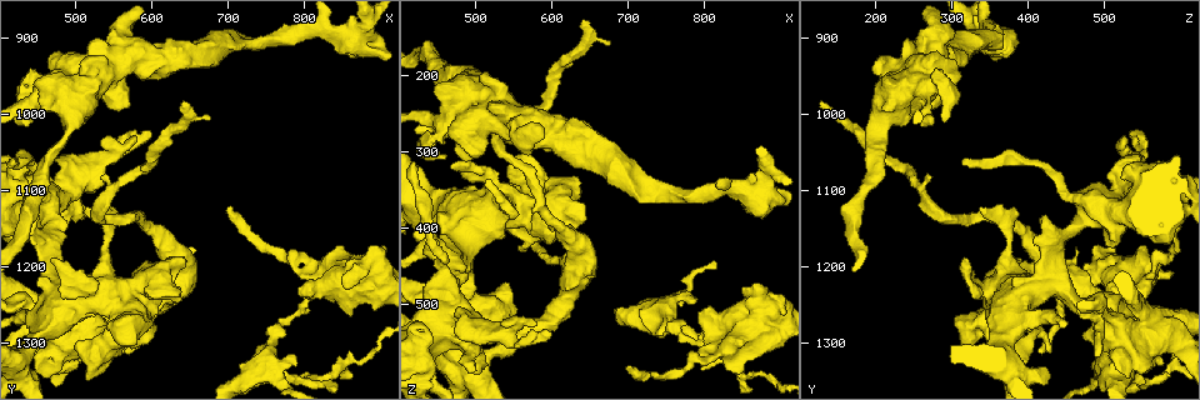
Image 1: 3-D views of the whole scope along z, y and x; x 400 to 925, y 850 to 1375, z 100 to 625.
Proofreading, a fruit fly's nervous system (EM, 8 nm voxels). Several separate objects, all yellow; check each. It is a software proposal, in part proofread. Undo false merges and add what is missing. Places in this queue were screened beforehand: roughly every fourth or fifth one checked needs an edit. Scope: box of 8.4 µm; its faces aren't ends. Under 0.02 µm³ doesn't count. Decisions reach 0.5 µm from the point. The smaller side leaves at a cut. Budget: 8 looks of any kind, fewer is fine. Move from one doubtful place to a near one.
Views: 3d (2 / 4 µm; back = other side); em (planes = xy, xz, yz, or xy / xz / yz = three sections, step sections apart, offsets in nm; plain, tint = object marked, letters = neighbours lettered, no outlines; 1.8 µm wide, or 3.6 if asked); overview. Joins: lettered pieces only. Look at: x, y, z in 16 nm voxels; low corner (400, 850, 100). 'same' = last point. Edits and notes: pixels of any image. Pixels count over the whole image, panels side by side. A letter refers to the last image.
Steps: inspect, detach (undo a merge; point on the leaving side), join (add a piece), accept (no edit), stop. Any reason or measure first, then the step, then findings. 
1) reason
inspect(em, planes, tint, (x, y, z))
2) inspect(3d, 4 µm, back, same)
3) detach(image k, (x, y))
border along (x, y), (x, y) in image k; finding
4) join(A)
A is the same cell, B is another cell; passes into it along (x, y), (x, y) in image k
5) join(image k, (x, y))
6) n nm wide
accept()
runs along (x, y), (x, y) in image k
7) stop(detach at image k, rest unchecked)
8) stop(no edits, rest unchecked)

a fork
inspect(3d, 4 µm, (550, 920, 255))

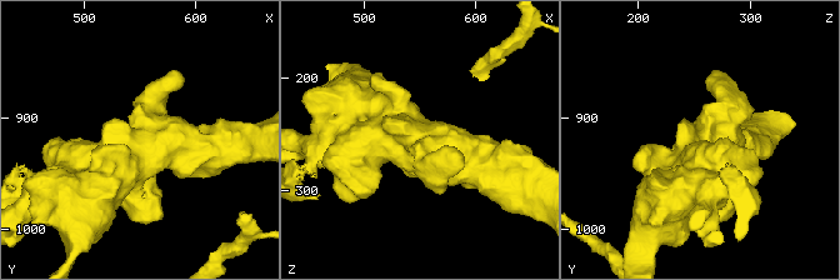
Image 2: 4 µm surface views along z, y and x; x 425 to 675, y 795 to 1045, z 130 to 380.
4 arms; need the tissue
inspect(em, xy, step 4, plain, (548, 920, 256))

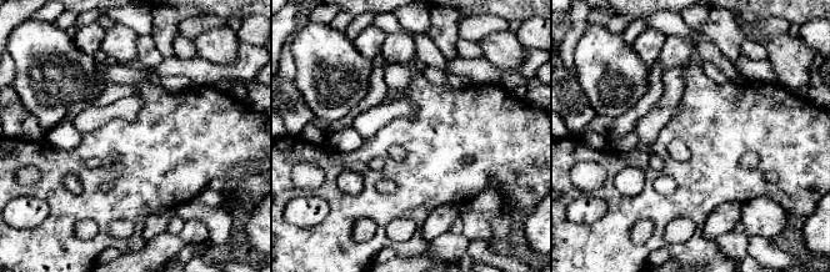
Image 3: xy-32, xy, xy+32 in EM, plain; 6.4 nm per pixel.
inspect(em, xy, step 4, letters, same)

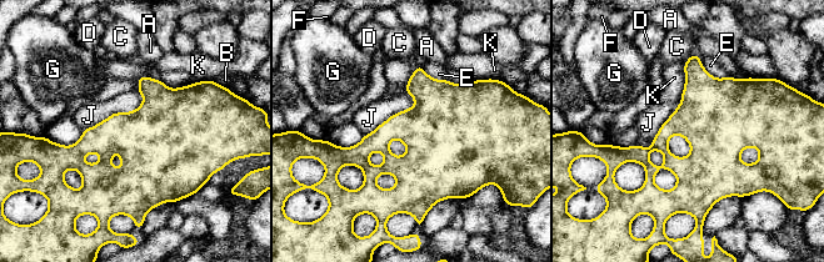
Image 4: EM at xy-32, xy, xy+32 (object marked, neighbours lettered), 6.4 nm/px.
440 nm wide
accept()
A, B, C, D, E, F, G, J and K are other cells; border along (144, 97), (135, 109), (83, 130) in image 4; one neuron here

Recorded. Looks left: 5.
thin end
inspect(em, planes, letters, (700, 1125, 585))

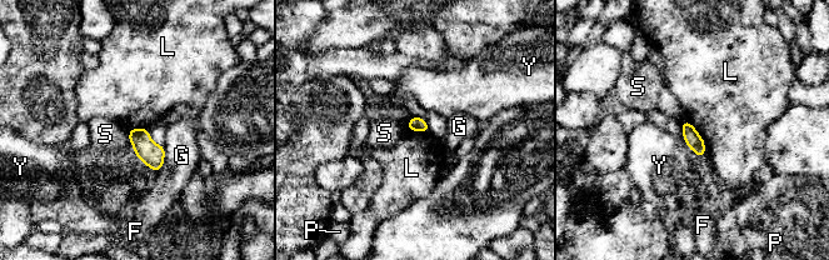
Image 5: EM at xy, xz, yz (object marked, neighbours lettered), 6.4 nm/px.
accept()
F, G, L, P, S and Y are other cells; border along (687, 119), (704, 141), (703, 156) in image 5; none of them fits

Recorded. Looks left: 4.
abrupt turn
inspect(em, xz, step 16, tint, (750, 1325, 510))

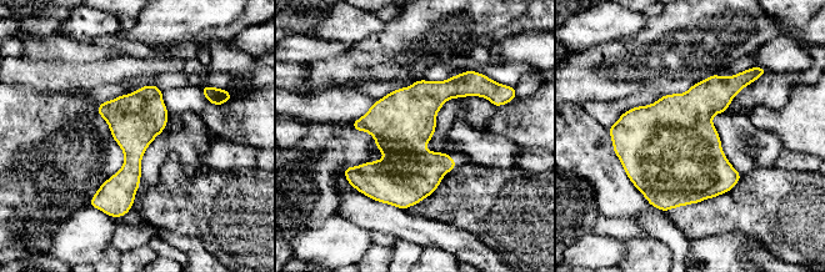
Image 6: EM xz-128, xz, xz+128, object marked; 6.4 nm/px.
another direction
inspect(em, planes, tint, same)

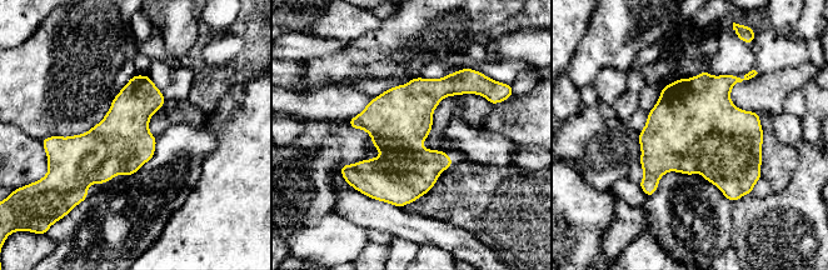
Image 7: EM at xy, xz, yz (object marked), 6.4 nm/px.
see the neighbours
inspect(em, planes, letters, same)

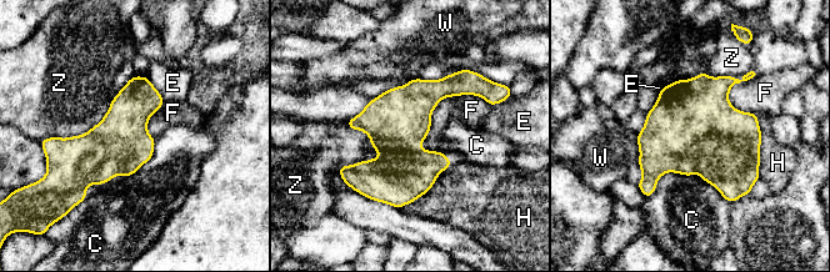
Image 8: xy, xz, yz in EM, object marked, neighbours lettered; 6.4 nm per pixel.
accept()
C, E, F, H, W and Z are other cells; one neuron here

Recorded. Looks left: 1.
stop(no edits, rest unchecked)

